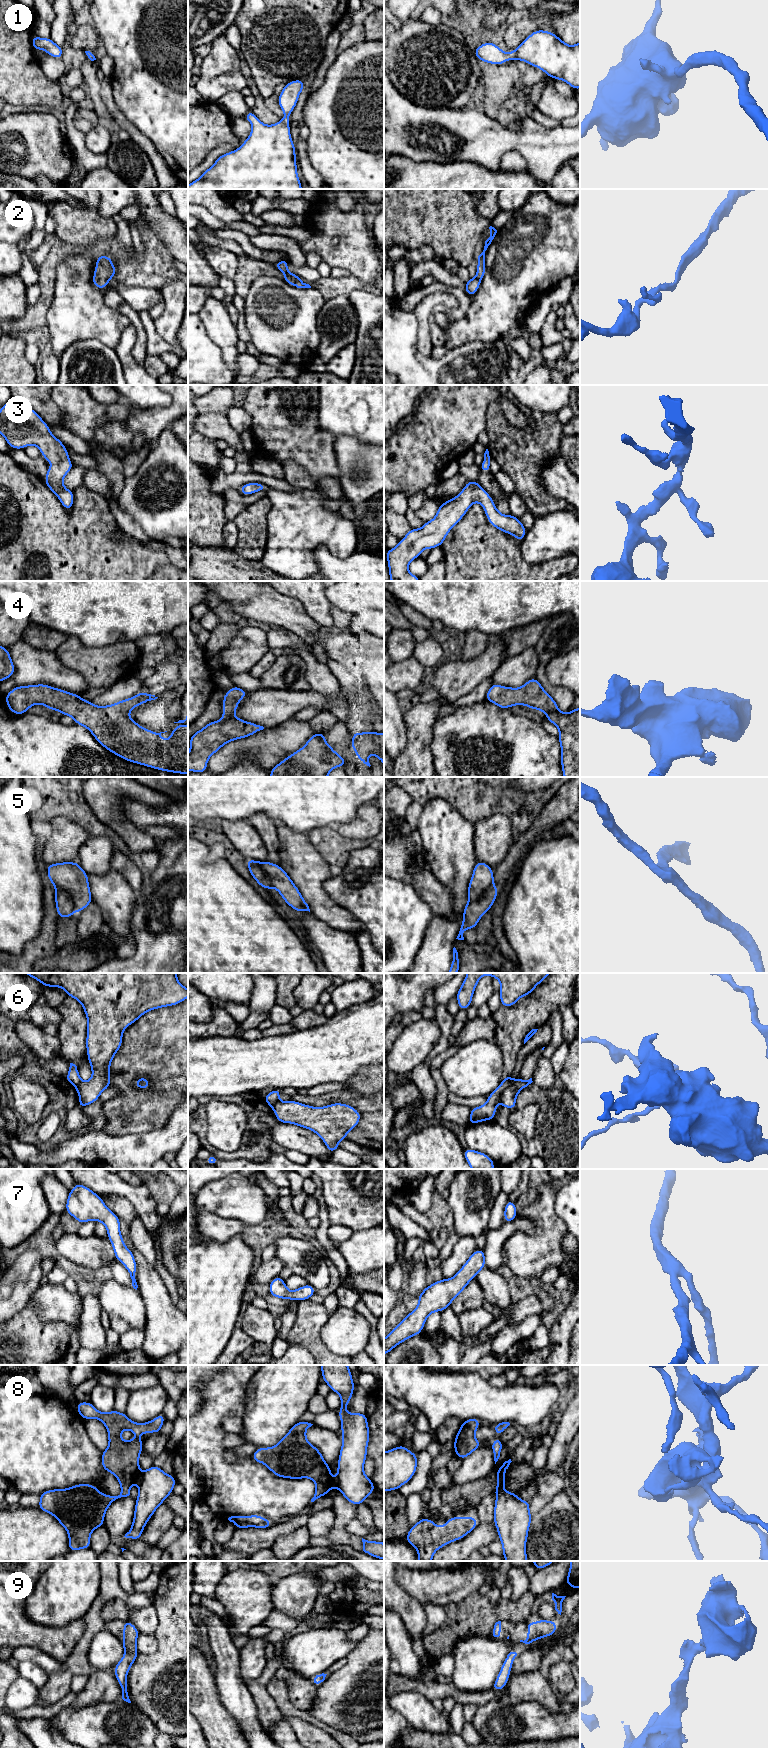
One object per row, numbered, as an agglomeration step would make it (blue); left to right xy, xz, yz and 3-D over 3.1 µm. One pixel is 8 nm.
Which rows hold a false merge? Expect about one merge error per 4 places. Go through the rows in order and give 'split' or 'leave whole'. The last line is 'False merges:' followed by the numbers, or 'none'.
1: leave whole
2: leave whole
3: leave whole
4: leave whole
5: split
6: split
7: leave whole
8: split
9: leave whole
False merges: 5, 6, 8

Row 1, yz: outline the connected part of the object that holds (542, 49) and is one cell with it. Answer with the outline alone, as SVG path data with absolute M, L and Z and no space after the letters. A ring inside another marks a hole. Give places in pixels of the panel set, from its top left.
M536 30L512 52L505 53L501 48L492 42L485 42L475 50L475 56L479 61L489 64L501 65L506 61L516 59L544 71L548 77L564 80L574 90L580 88L580 41L574 45L567 45L560 37L546 30Z

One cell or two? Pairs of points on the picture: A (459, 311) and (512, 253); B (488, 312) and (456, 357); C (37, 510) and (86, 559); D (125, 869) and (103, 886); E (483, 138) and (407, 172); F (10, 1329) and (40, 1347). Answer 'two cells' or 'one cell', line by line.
A: two cells
B: two cells
C: one cell
D: one cell
E: two cells
F: one cell

